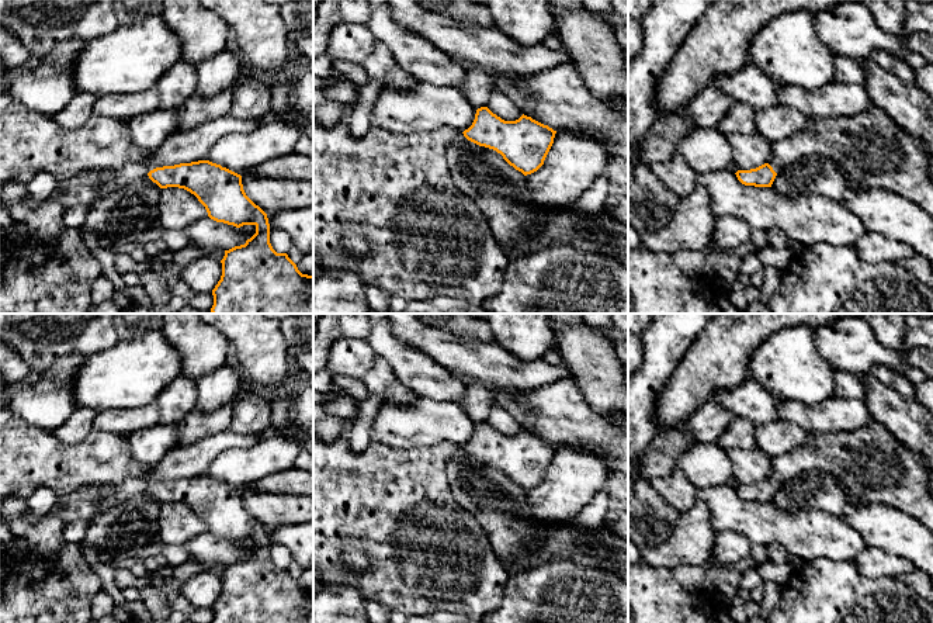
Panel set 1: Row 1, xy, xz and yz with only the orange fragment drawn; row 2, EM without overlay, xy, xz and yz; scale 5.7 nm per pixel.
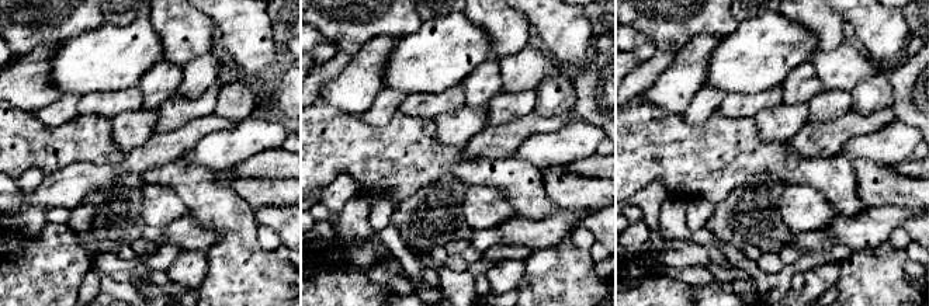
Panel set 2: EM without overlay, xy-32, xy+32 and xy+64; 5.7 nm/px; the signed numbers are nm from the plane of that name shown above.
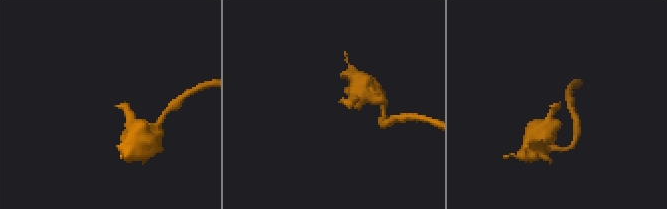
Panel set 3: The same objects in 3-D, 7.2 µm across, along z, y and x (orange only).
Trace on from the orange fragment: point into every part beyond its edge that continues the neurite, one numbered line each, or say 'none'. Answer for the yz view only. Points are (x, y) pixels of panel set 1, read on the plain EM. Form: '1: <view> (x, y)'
1: yz (873, 467)

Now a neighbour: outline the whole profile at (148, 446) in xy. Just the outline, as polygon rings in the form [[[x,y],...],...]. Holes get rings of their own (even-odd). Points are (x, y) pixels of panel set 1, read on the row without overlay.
[[[157,423],[126,436],[132,457],[141,465],[155,467],[177,444],[177,425]]]

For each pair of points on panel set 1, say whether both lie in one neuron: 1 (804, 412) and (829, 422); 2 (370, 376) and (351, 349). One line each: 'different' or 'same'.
1: same
2: same

